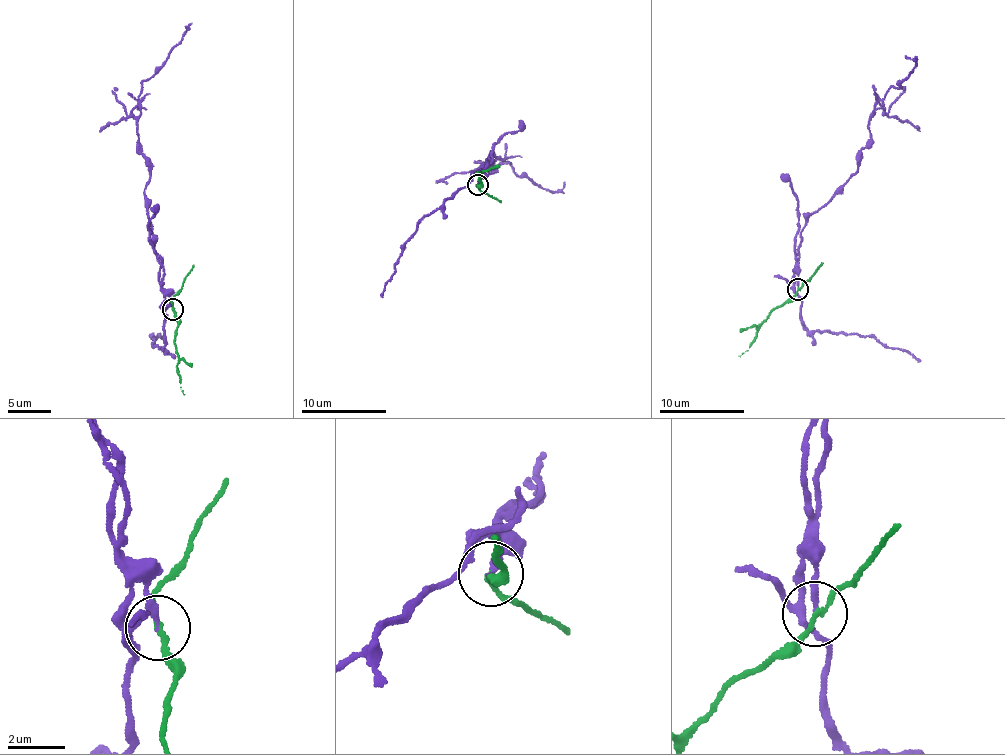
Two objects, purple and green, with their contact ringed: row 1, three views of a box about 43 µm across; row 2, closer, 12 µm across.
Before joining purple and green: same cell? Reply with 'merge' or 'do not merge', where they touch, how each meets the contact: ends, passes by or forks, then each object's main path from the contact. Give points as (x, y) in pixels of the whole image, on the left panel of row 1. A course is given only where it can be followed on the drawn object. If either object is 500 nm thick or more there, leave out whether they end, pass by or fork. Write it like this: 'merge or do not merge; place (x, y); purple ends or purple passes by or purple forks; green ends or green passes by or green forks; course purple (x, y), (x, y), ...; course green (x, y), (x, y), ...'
do not merge; place (173, 309); purple ends; green passes by; course purple (172, 309), (159, 280), (144, 193), (148, 163), (137, 121), (143, 80), (187, 29); course green (172, 309), (179, 323), (174, 334), (180, 387), (184, 395)

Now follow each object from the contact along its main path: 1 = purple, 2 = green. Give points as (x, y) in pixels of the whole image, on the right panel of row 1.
1: (797, 288), (806, 219), (858, 169), (858, 157), (869, 144), (869, 115), (915, 66), (905, 56)
2: (797, 288), (761, 324), (747, 350), (738, 356)

